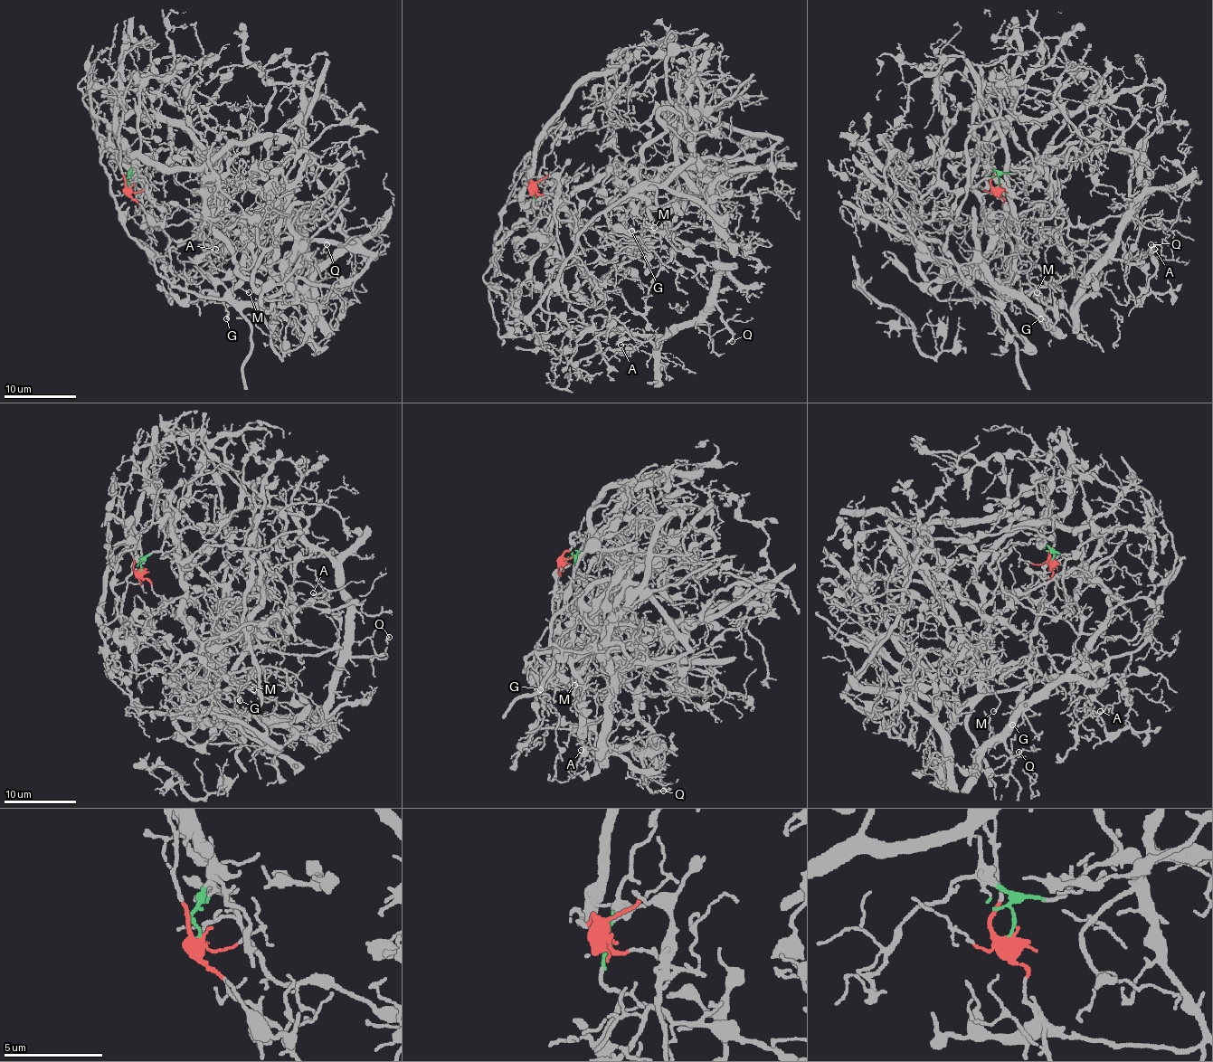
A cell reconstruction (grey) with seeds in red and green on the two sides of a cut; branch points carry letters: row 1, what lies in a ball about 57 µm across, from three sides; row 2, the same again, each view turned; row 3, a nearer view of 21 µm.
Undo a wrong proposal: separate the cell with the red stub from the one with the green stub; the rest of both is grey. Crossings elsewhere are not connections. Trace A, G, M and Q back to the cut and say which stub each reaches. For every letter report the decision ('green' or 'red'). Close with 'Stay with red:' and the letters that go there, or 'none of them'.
A: green
G: red
M: red
Q: green
Stay with red: G, M

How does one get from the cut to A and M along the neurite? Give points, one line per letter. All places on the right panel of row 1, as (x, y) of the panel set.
A: (997, 186), (1002, 174), (1029, 161), (1140, 152), (1148, 197), (1127, 257), (1155, 242), (1155, 250)
M: (999, 186), (1009, 230), (1051, 277), (1049, 284), (1022, 295), (1004, 295), (1004, 286), (1020, 271), (1037, 291)

